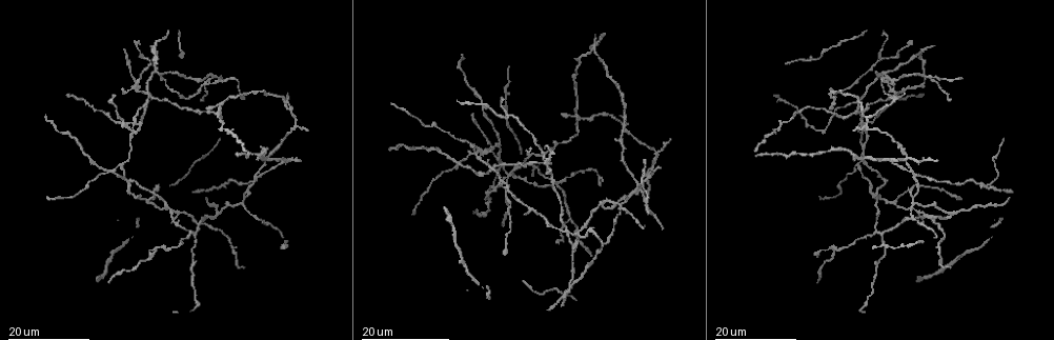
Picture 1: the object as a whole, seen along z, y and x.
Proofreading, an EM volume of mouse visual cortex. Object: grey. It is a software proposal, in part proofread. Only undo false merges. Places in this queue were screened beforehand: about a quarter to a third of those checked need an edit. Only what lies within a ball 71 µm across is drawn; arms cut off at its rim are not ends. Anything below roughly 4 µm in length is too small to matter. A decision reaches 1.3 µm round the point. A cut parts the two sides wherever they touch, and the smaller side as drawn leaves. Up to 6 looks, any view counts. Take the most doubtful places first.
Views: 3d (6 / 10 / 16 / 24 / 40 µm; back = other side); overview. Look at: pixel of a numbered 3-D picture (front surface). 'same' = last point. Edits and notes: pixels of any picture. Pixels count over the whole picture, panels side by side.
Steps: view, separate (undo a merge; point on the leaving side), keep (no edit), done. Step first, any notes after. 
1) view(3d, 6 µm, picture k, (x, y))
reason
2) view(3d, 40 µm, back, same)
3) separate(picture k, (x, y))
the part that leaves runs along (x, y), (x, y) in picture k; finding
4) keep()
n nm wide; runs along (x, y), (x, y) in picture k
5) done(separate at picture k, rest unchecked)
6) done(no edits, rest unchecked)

view(3d, 16 µm, picture 1, (123, 166))
two arms in line, one across

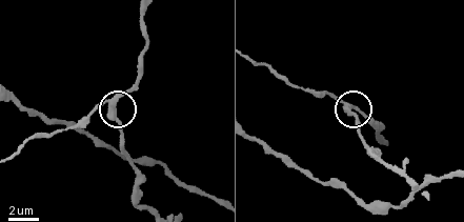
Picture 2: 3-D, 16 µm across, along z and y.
view(3d, 10 µm, picture 2, (113, 99))

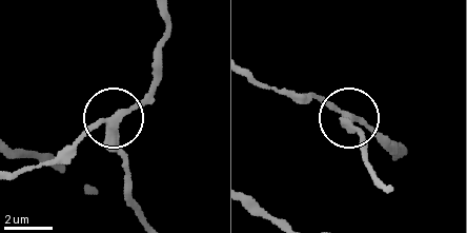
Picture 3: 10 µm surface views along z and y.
keep()
3 arms; continuous, no second neuron

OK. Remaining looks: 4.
view(3d, 16 µm, picture 1, (930, 77))

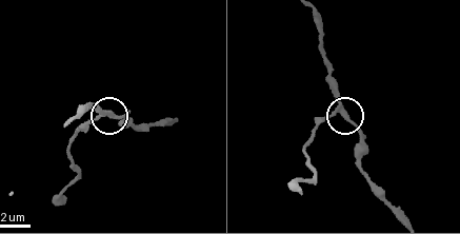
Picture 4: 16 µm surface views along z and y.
view(3d, 6 µm, picture 4, (337, 110))

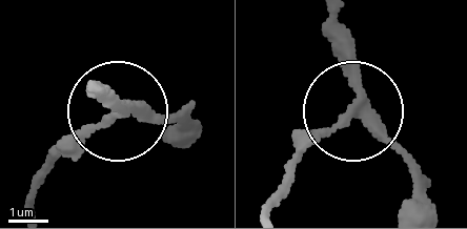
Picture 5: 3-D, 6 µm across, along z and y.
keep()
250 nm wide; all the same neuron

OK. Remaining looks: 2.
view(3d, 24 µm, picture 1, (502, 179))
arms part here

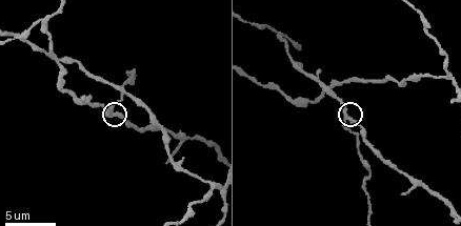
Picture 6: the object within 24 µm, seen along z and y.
view(3d, 6 µm, picture 6, (345, 117))

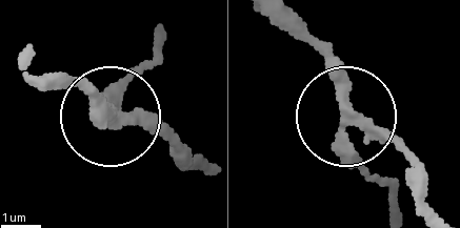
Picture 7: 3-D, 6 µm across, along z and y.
keep()
side arm 62 µm; 3 arms; all the same neuron

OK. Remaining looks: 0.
done(no edits, rest unchecked)

